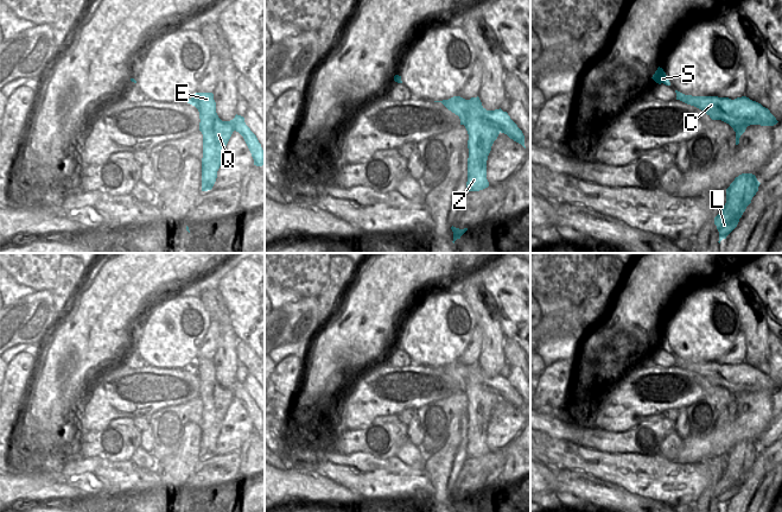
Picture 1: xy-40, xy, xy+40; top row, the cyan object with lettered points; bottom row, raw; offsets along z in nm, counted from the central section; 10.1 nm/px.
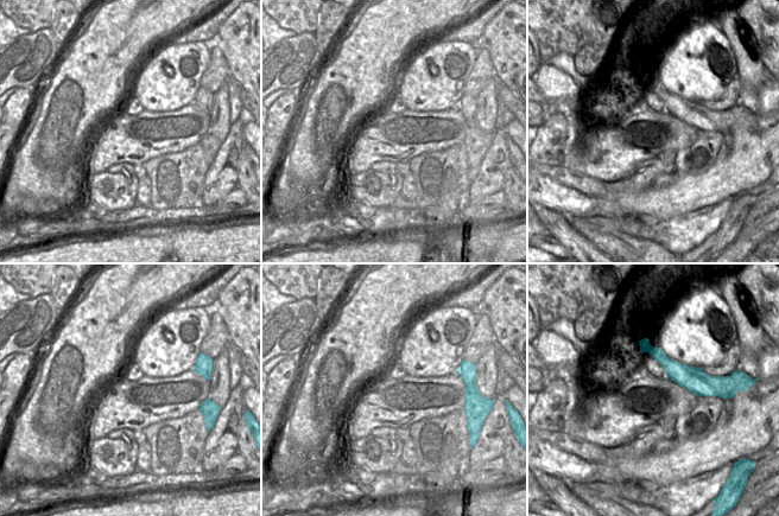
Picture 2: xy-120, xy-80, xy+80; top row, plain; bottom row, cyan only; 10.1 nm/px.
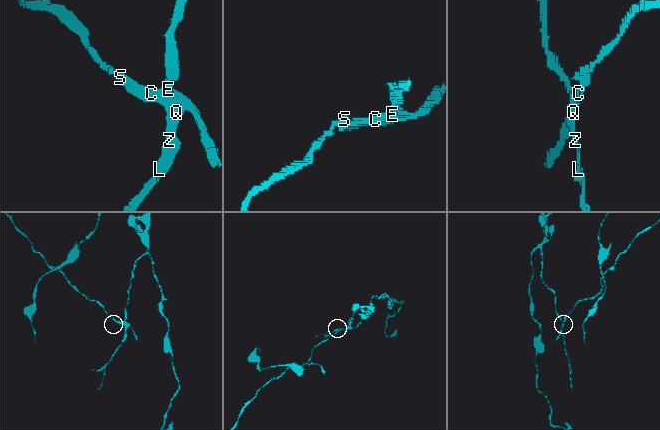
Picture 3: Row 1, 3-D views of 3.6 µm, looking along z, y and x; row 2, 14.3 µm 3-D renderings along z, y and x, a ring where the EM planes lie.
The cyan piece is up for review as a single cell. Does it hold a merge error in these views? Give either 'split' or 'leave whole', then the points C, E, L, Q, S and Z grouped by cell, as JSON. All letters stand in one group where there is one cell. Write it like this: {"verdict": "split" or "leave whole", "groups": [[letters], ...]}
{"verdict": "split", "groups": [["C", "S"], ["E", "L", "Q", "Z"]]}

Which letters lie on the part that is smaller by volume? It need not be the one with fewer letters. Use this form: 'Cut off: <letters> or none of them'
Cut off: C, S

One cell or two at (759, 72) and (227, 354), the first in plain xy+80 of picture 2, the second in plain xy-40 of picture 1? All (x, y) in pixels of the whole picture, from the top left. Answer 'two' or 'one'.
one

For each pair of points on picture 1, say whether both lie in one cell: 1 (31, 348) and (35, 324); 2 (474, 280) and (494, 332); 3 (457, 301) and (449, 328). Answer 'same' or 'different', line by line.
1: different
2: same
3: same

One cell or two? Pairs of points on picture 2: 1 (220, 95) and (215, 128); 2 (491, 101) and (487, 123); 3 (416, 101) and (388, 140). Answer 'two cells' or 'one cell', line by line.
1: one cell
2: one cell
3: two cells

